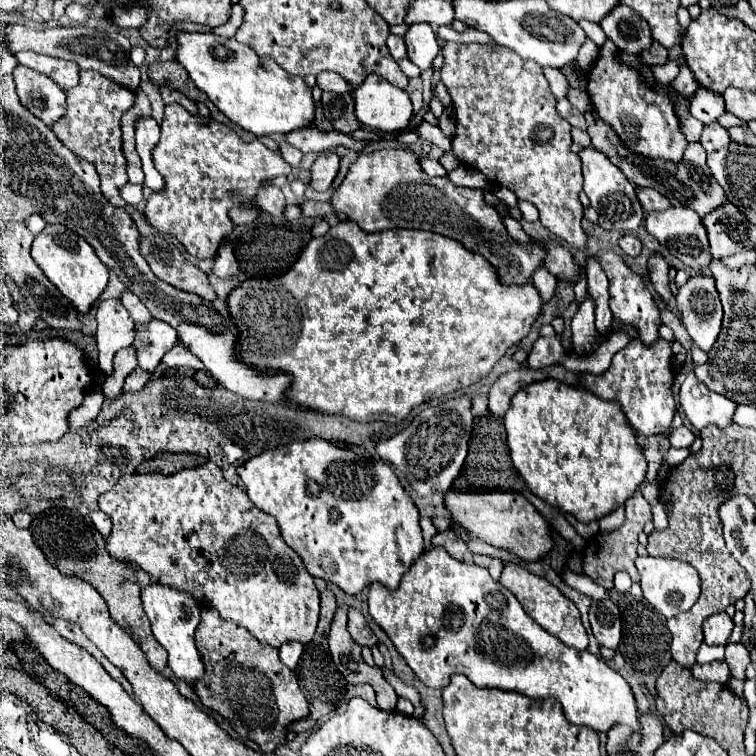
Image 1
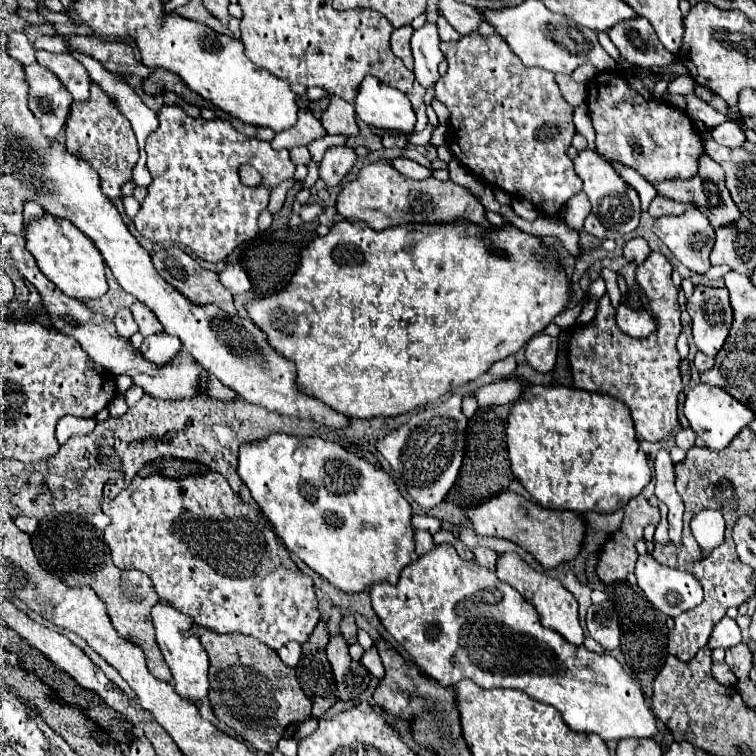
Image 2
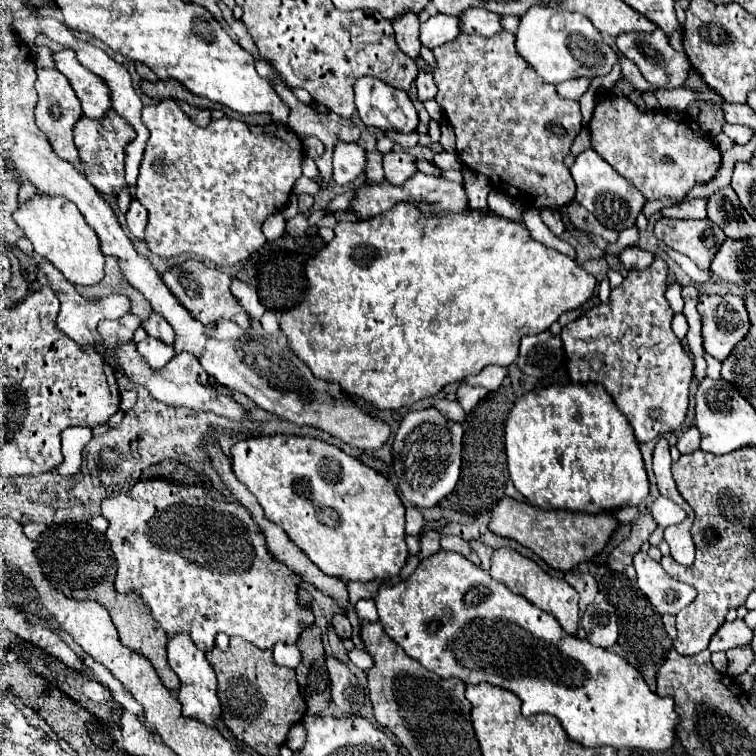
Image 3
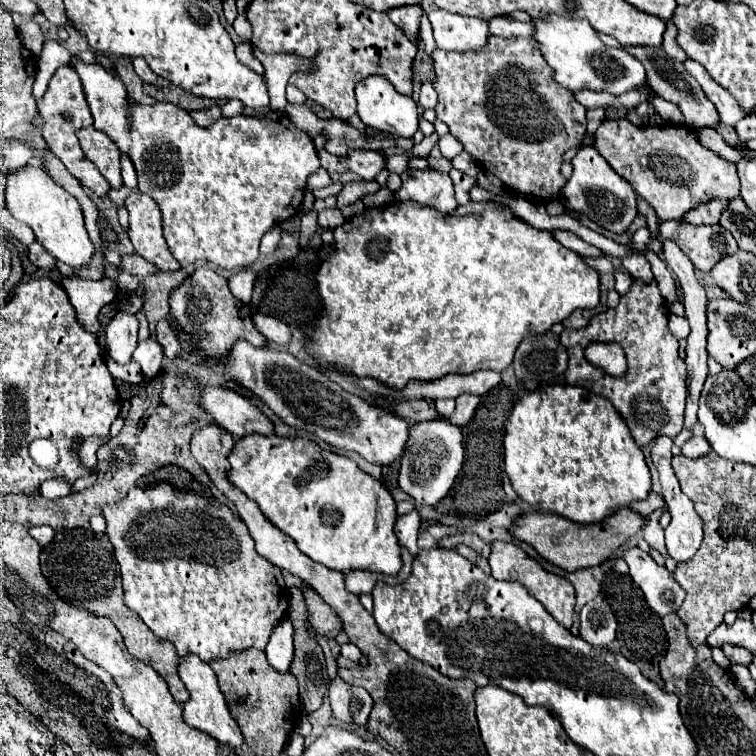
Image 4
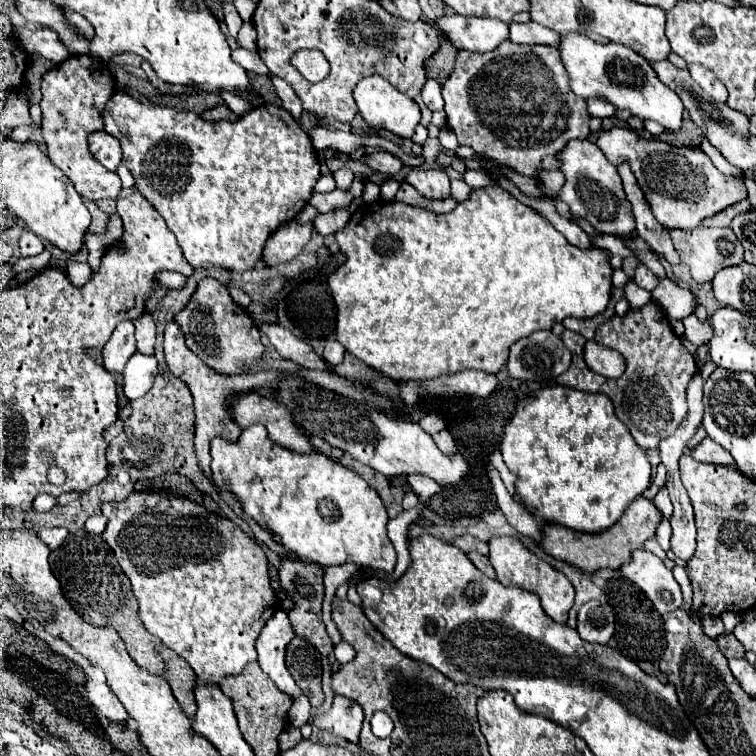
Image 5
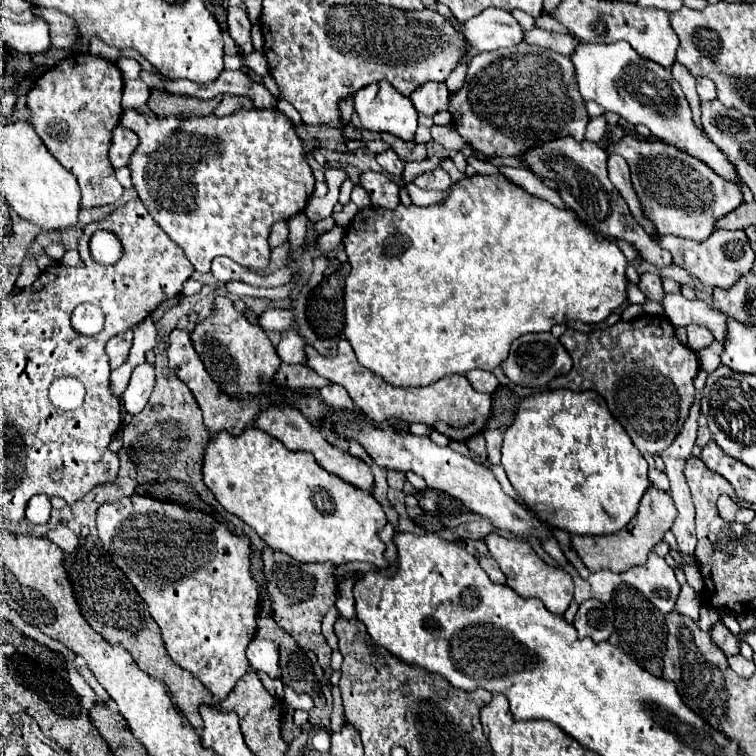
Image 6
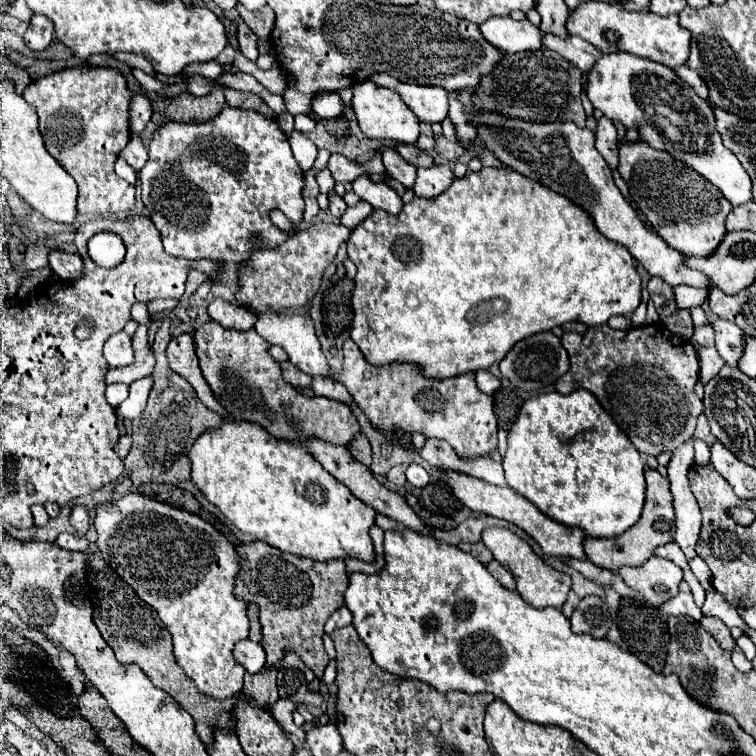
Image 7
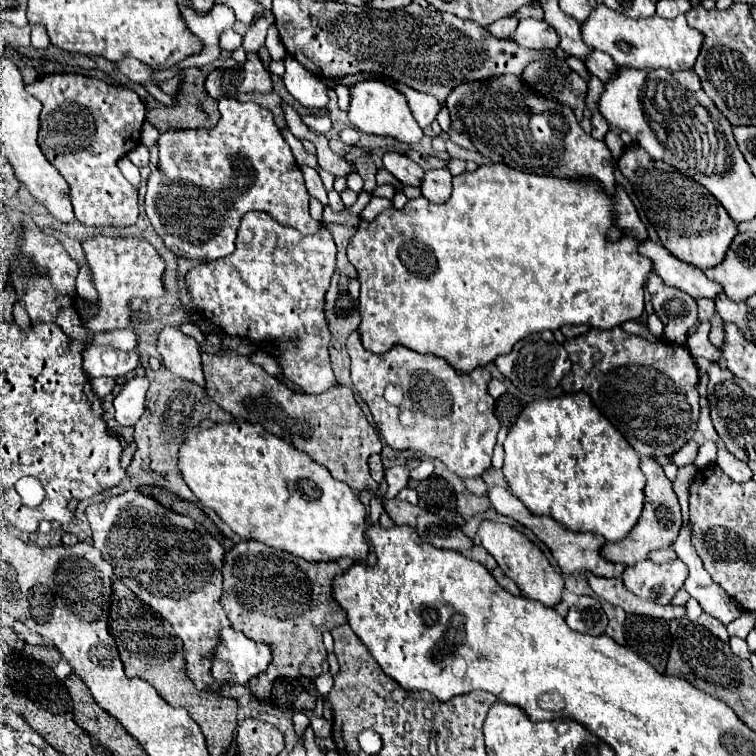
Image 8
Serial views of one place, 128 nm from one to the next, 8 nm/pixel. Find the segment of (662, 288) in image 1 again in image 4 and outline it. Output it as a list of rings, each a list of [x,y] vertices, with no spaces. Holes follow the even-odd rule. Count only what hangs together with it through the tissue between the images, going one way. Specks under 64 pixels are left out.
[[[632,278],[630,290],[620,296],[620,304],[616,308],[592,316],[586,328],[564,330],[560,334],[568,352],[568,370],[564,374],[566,382],[608,398],[628,424],[638,446],[650,444],[656,436],[674,438],[684,426],[686,364],[684,358],[680,358],[678,340],[668,330],[668,314],[666,300],[658,290],[656,280],[644,282],[640,278]],[[594,342],[616,342],[622,346],[628,364],[624,376],[614,378],[586,360],[584,350]]]

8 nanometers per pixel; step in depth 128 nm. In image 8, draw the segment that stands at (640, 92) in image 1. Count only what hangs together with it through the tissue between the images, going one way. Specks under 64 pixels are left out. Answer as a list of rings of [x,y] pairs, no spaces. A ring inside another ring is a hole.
[[[630,144],[624,150],[618,160],[618,170],[632,182],[632,188],[640,196],[642,208],[656,228],[664,248],[700,270],[712,268],[724,260],[724,252],[738,230],[724,206],[720,206],[720,202],[704,186],[684,176],[670,164],[650,158],[638,144]]]

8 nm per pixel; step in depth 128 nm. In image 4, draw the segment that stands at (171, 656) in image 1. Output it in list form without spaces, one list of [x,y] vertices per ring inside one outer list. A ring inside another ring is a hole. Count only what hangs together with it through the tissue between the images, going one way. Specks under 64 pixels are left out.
[[[186,654],[186,656],[180,656],[178,676],[180,676],[180,680],[184,682],[184,686],[190,692],[190,698],[184,702],[184,712],[182,712],[186,724],[210,734],[212,738],[216,738],[222,744],[228,744],[228,746],[232,746],[236,750],[242,748],[244,746],[242,732],[240,732],[238,724],[236,724],[236,720],[232,720],[232,716],[228,712],[224,694],[218,688],[218,680],[216,680],[216,674],[212,672],[212,668],[204,660],[200,660],[196,654]]]

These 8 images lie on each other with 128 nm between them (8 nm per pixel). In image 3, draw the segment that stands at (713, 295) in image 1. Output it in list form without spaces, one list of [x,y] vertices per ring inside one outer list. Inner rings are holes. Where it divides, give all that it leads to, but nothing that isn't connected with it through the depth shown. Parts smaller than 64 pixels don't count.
[[[698,296],[698,312],[702,316],[704,350],[716,360],[724,360],[732,348],[748,332],[748,314],[740,296]]]

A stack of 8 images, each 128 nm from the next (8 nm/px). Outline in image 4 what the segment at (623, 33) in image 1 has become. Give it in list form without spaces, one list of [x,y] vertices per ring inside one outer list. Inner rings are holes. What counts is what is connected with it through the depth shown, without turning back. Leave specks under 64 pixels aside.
[[[628,46],[628,52],[640,60],[646,68],[646,84],[664,100],[676,104],[682,114],[684,114],[684,122],[690,126],[690,128],[704,128],[704,126],[712,126],[714,122],[720,120],[720,116],[716,116],[716,108],[714,104],[706,98],[706,94],[702,92],[700,84],[696,82],[694,76],[690,76],[684,68],[682,62],[670,58],[664,48],[654,48],[654,46]]]

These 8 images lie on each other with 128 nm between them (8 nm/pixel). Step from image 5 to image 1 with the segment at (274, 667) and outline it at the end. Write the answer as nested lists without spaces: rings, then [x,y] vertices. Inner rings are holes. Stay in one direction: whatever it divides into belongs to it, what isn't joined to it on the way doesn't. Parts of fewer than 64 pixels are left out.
[[[286,642],[280,646],[280,660],[288,668],[294,668],[302,656],[302,650],[304,650],[304,646],[300,642]]]

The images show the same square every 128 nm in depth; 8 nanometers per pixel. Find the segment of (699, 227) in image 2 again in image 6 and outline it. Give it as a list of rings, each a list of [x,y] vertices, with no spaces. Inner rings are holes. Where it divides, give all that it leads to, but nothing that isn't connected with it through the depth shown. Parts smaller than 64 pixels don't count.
[[[714,230],[710,234],[710,238],[704,240],[704,242],[686,240],[686,238],[680,238],[680,236],[662,236],[660,238],[660,246],[666,248],[672,254],[674,264],[678,264],[684,270],[688,270],[704,286],[728,288],[728,284],[734,284],[740,276],[744,276],[744,272],[752,270],[754,252],[752,252],[752,248],[748,244],[748,238],[744,236],[742,230],[734,230],[734,232],[730,232],[730,230]]]

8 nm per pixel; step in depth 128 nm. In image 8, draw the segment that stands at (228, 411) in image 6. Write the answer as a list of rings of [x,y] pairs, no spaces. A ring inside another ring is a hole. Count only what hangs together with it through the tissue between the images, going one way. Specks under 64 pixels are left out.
[[[168,326],[158,336],[158,352],[162,354],[164,366],[172,374],[204,386],[200,350],[198,350],[198,342],[192,336],[182,334],[180,328]]]

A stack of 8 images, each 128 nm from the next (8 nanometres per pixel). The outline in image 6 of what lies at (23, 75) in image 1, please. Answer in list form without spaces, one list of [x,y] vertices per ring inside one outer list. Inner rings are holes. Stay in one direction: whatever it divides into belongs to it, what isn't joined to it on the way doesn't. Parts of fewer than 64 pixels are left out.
[[[70,54],[46,70],[28,94],[28,108],[32,110],[30,124],[48,152],[76,176],[82,188],[84,208],[116,204],[124,192],[108,160],[110,136],[120,120],[122,86],[122,74],[116,62],[92,54]]]

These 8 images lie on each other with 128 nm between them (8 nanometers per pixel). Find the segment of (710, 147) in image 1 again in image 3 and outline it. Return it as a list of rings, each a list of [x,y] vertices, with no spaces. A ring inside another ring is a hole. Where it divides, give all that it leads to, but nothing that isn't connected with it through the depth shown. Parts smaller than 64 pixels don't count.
[[[724,124],[722,132],[736,144],[746,144],[754,136],[754,132],[750,128],[744,128],[742,124],[738,124],[738,126],[736,124]]]

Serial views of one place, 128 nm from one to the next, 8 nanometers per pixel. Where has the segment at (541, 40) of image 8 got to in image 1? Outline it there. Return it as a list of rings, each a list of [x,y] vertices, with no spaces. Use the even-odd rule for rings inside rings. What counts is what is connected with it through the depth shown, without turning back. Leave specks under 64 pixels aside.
[[[412,24],[404,34],[404,42],[408,48],[408,58],[420,68],[426,70],[432,66],[432,60],[440,52],[436,36],[430,24]]]

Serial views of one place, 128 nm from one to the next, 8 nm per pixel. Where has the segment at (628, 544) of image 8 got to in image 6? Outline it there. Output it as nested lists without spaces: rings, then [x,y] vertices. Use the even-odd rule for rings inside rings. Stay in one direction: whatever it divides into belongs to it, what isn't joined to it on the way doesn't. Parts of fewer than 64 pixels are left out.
[[[650,486],[638,504],[636,516],[620,532],[608,536],[572,536],[570,544],[590,572],[600,572],[600,570],[624,572],[632,566],[640,566],[648,558],[648,552],[662,540],[664,532],[670,530],[674,518],[676,518],[676,506],[672,504],[672,498],[668,498],[666,492]]]

